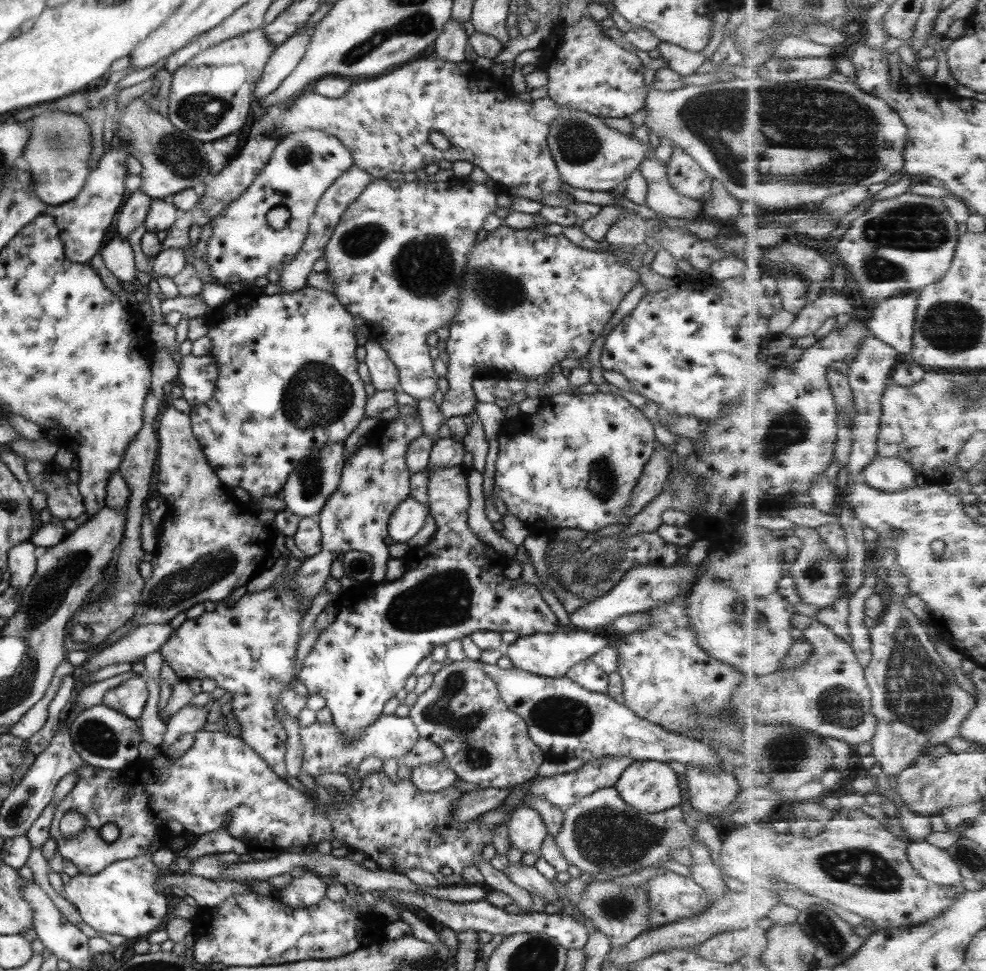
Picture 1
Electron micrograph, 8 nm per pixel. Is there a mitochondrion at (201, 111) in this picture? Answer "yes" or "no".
yes

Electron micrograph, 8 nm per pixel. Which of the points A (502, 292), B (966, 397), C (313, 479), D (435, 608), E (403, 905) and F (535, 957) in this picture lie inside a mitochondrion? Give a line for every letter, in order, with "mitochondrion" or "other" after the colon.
A: mitochondrion
B: mitochondrion
C: mitochondrion
D: mitochondrion
E: other
F: mitochondrion

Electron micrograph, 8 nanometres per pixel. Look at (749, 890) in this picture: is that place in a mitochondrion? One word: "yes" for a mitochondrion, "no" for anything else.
no

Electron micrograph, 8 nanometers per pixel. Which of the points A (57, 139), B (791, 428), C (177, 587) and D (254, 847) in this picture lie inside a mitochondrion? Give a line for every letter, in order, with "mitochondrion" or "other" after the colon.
A: mitochondrion
B: mitochondrion
C: mitochondrion
D: other

